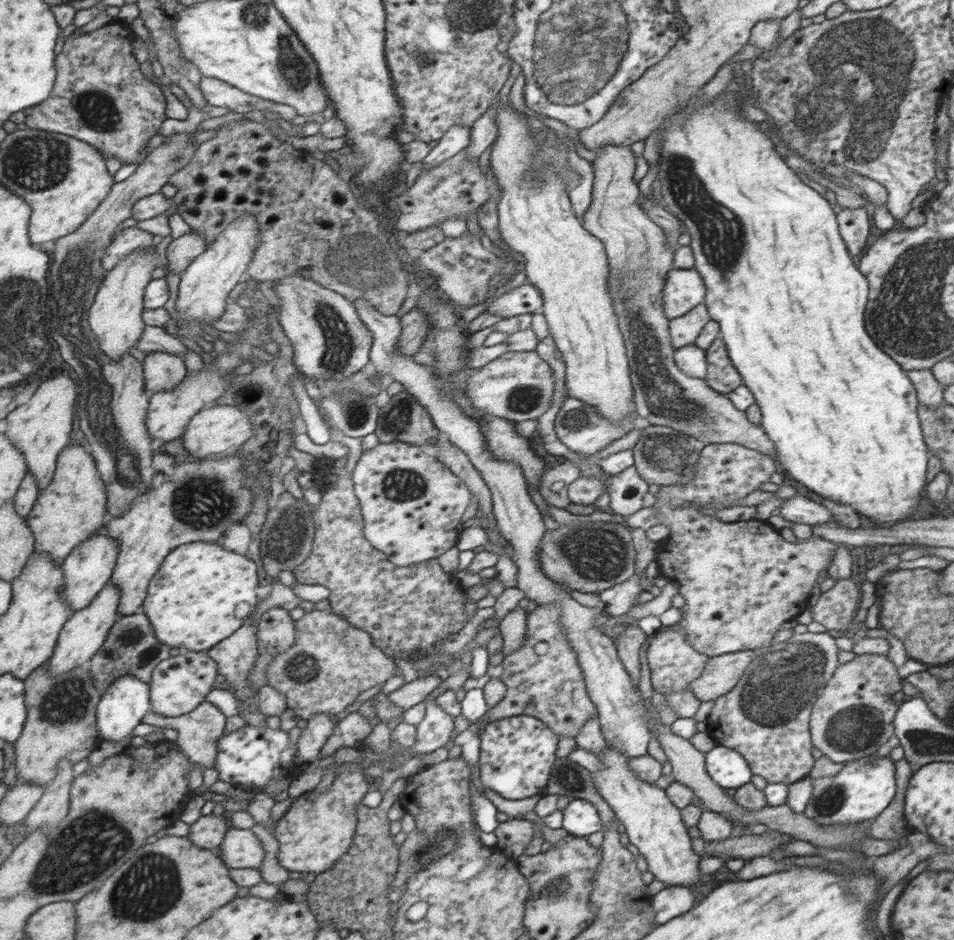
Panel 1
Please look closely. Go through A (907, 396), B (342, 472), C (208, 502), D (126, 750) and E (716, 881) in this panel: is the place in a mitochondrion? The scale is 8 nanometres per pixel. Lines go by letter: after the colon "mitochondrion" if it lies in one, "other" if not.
A: other
B: other
C: mitochondrion
D: other
E: other

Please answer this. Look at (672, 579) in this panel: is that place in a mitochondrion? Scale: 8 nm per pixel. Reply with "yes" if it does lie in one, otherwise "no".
no

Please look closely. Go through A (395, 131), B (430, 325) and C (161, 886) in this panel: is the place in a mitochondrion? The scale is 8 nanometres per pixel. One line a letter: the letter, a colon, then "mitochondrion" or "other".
A: other
B: other
C: mitochondrion

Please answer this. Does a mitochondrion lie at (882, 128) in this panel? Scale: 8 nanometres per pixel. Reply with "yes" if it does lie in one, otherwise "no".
yes

